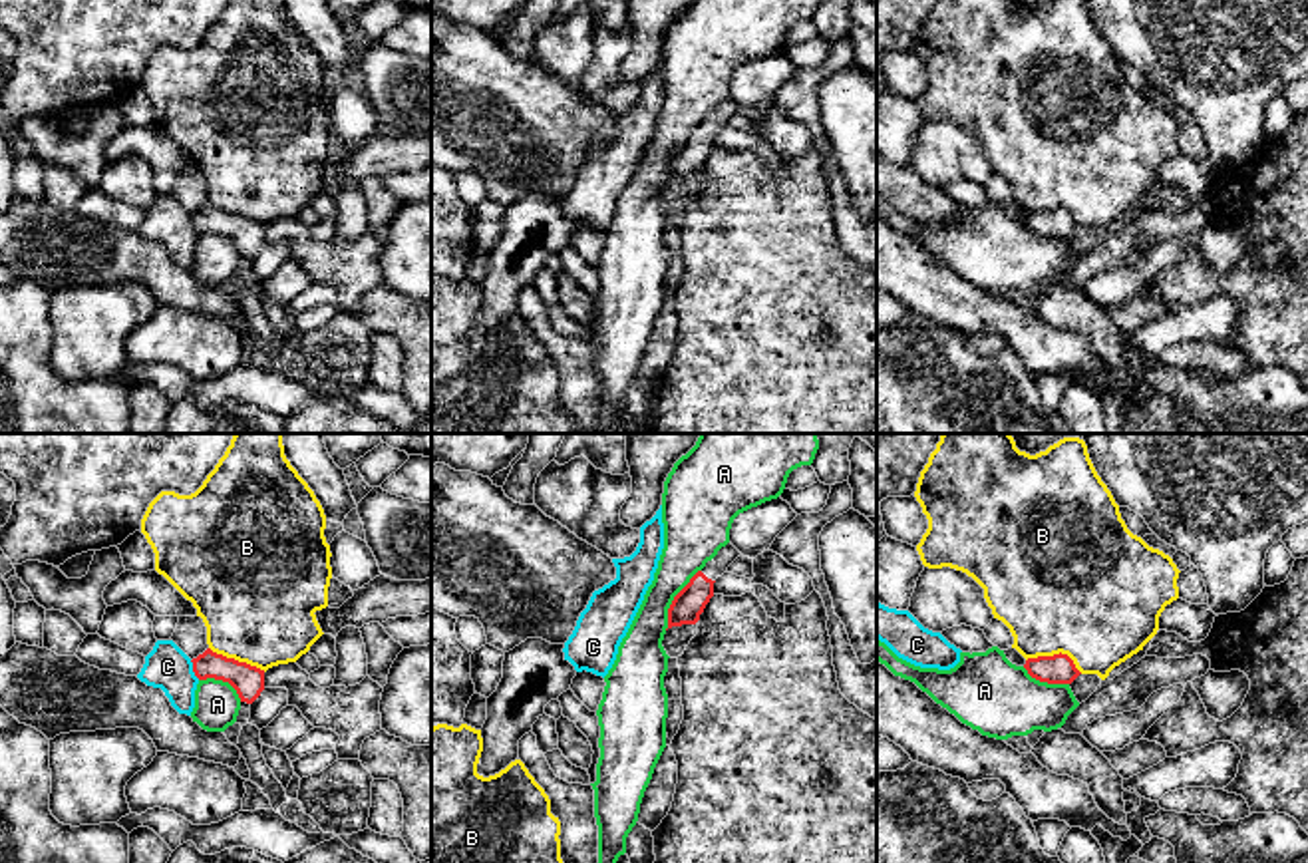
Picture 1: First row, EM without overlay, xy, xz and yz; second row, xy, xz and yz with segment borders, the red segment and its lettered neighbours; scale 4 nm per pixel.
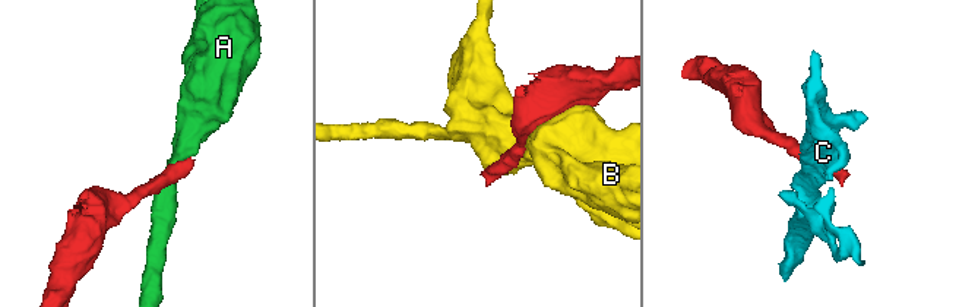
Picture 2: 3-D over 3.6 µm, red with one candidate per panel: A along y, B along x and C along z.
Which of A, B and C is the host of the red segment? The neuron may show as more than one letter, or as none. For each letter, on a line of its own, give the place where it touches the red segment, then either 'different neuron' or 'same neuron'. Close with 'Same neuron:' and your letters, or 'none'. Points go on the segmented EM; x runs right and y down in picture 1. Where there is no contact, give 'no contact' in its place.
A: contact xz (674, 599); different neuron
B: contact yz (1056, 655); different neuron
C: contact xy (193, 671); different neuron
Same neuron: none

